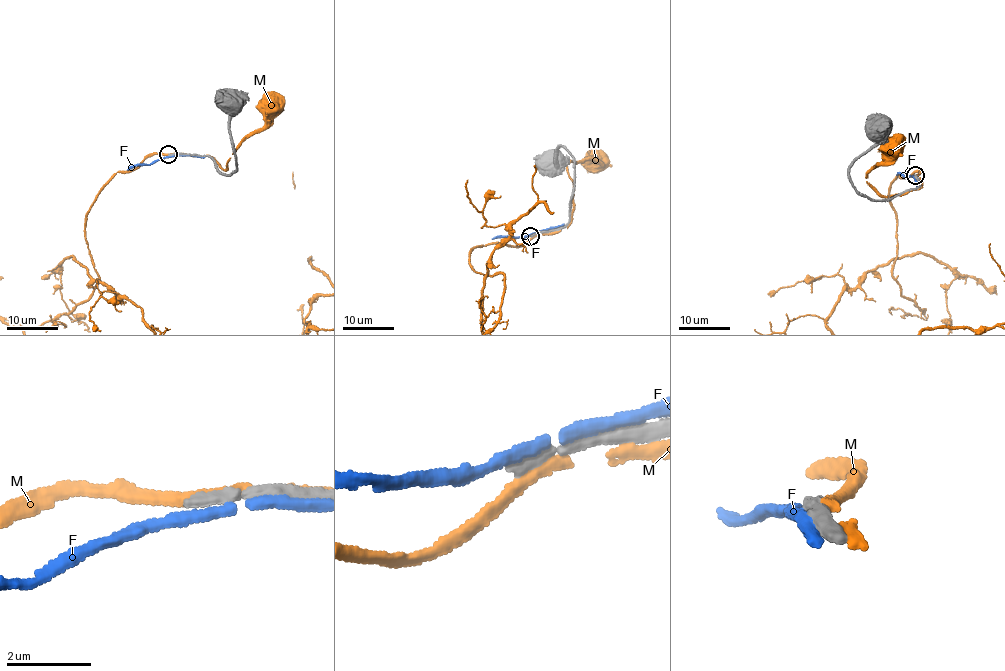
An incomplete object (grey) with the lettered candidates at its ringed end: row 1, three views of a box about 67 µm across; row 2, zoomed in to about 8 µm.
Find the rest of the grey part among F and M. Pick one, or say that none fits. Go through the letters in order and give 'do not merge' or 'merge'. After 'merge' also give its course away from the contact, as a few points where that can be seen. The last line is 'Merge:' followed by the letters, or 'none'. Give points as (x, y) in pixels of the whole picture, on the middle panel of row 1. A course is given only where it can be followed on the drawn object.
F: do not merge
M: do not merge
Merge: none

